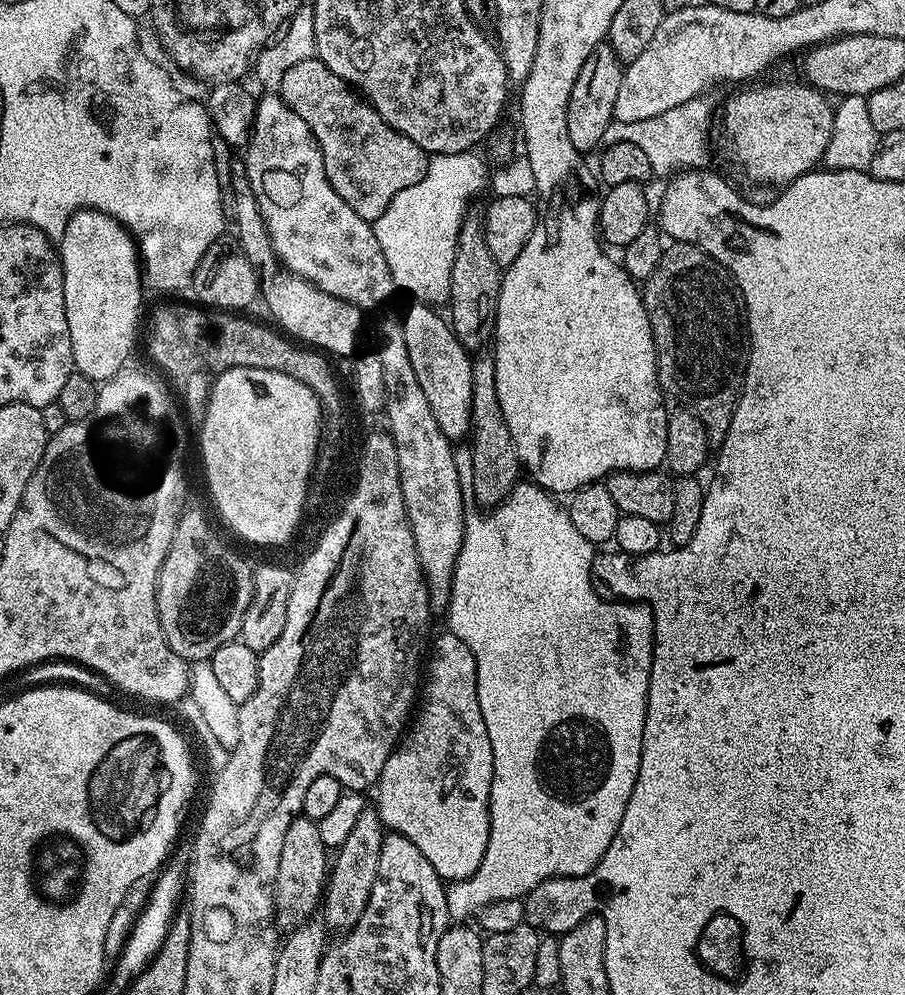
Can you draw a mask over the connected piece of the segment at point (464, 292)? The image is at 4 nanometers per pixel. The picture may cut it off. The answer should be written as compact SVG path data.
M469 215L460 227L454 266L450 274L450 298L448 304L452 308L450 323L458 342L467 348L469 353L476 354L493 343L496 334L496 311L500 297L500 281L502 265L490 254L490 246L486 246L484 226L479 215Z

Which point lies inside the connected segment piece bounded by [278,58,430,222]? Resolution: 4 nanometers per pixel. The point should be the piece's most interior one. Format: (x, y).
(367, 161)

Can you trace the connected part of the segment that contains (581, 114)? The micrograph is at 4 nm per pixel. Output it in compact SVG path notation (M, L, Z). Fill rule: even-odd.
M606 42L600 44L594 54L586 58L586 62L582 62L582 70L578 70L578 82L574 82L574 90L570 90L566 114L566 130L570 130L570 142L574 142L574 150L582 154L595 153L604 144L606 126L614 123L614 102L622 86L624 69L625 65Z

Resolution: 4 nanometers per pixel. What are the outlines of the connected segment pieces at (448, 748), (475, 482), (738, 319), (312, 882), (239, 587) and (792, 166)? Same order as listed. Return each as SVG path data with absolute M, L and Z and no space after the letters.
M445 631L443 635L437 638L436 653L432 661L426 664L426 679L422 684L418 711L402 739L393 748L390 758L386 758L386 766L382 766L382 774L374 788L374 807L385 829L410 838L410 842L414 842L414 846L426 854L430 866L434 866L441 880L455 882L472 876L482 864L482 854L486 854L486 842L490 834L488 807L494 754L490 746L490 734L486 734L482 706L478 702L474 654L470 646L462 642L462 638L450 631Z
M492 354L477 355L472 362L471 440L470 496L480 503L477 505L481 509L491 510L497 504L501 504L522 480L522 465L518 458L518 450L514 446L514 438L510 438L510 426L506 426L506 414L502 414L502 406L498 402L496 358Z
M672 242L665 247L662 262L658 262L658 270L654 270L654 274L643 281L642 295L656 343L656 369L661 393L665 397L673 396L677 405L695 412L708 432L711 443L720 445L726 430L730 430L748 369L748 311L740 287L719 262L697 244Z
M301 814L290 822L282 842L282 858L278 858L278 878L274 886L276 927L281 933L293 932L317 915L326 887L330 852L320 837L320 825Z
M198 509L181 512L176 523L174 542L156 579L156 605L162 634L186 662L211 660L218 646L240 635L242 618L252 597L253 565L248 565L232 548L216 537L214 529Z
M799 82L800 84L760 84L757 88L748 88L752 86L744 86L741 92L736 92L724 104L724 148L728 151L728 156L753 180L756 184L780 184L779 186L787 186L792 181L798 179L799 176L804 176L808 172L813 171L823 161L824 151L830 142L830 130L834 130L834 118L832 117L834 108L830 103L829 97L820 89L809 86L807 83Z

